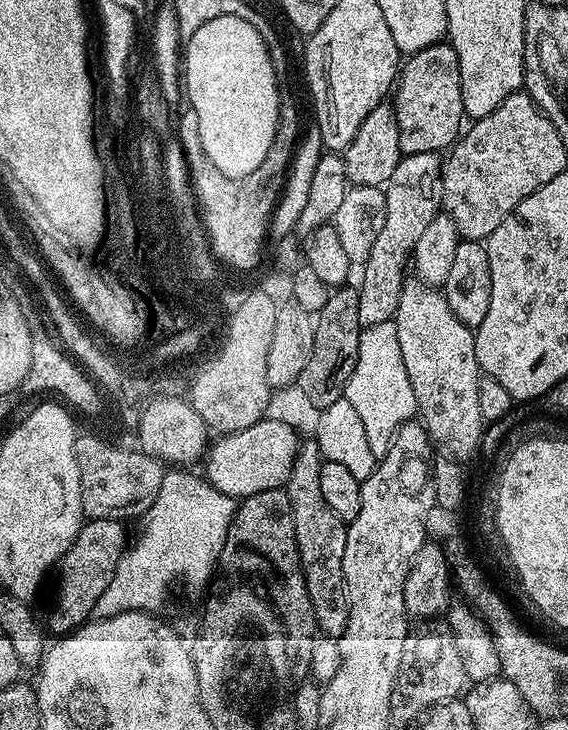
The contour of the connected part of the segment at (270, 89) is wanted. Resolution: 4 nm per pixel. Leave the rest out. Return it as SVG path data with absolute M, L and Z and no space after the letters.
M226 16L216 18L212 22L206 22L204 26L199 27L195 31L193 37L186 41L186 47L182 52L182 88L186 93L186 98L188 94L187 103L194 110L194 114L198 114L198 138L202 138L202 150L206 150L206 158L210 158L210 162L214 162L214 166L231 179L241 179L253 173L254 170L262 165L262 158L270 150L270 144L274 135L274 122L279 118L279 108L282 101L282 95L276 89L276 83L278 83L278 77L271 65L267 46L264 45L258 30L254 30L254 26L250 22L243 21L242 18Z

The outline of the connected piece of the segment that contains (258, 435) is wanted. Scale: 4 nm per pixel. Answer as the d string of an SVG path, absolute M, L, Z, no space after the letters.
M267 418L254 422L254 426L241 432L221 435L217 440L220 441L217 444L215 441L203 457L203 475L208 483L222 490L222 494L233 498L262 494L262 490L284 488L294 466L296 450L302 443L297 431L285 422Z

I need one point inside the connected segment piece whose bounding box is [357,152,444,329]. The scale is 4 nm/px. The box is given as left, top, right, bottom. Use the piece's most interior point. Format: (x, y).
(413, 194)

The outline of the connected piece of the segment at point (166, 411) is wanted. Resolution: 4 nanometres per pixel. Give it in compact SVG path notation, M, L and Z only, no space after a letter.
M157 395L155 399L143 405L139 424L134 428L134 433L140 439L139 451L168 466L192 466L188 464L194 463L196 459L197 463L210 444L208 425L187 399L164 395Z

